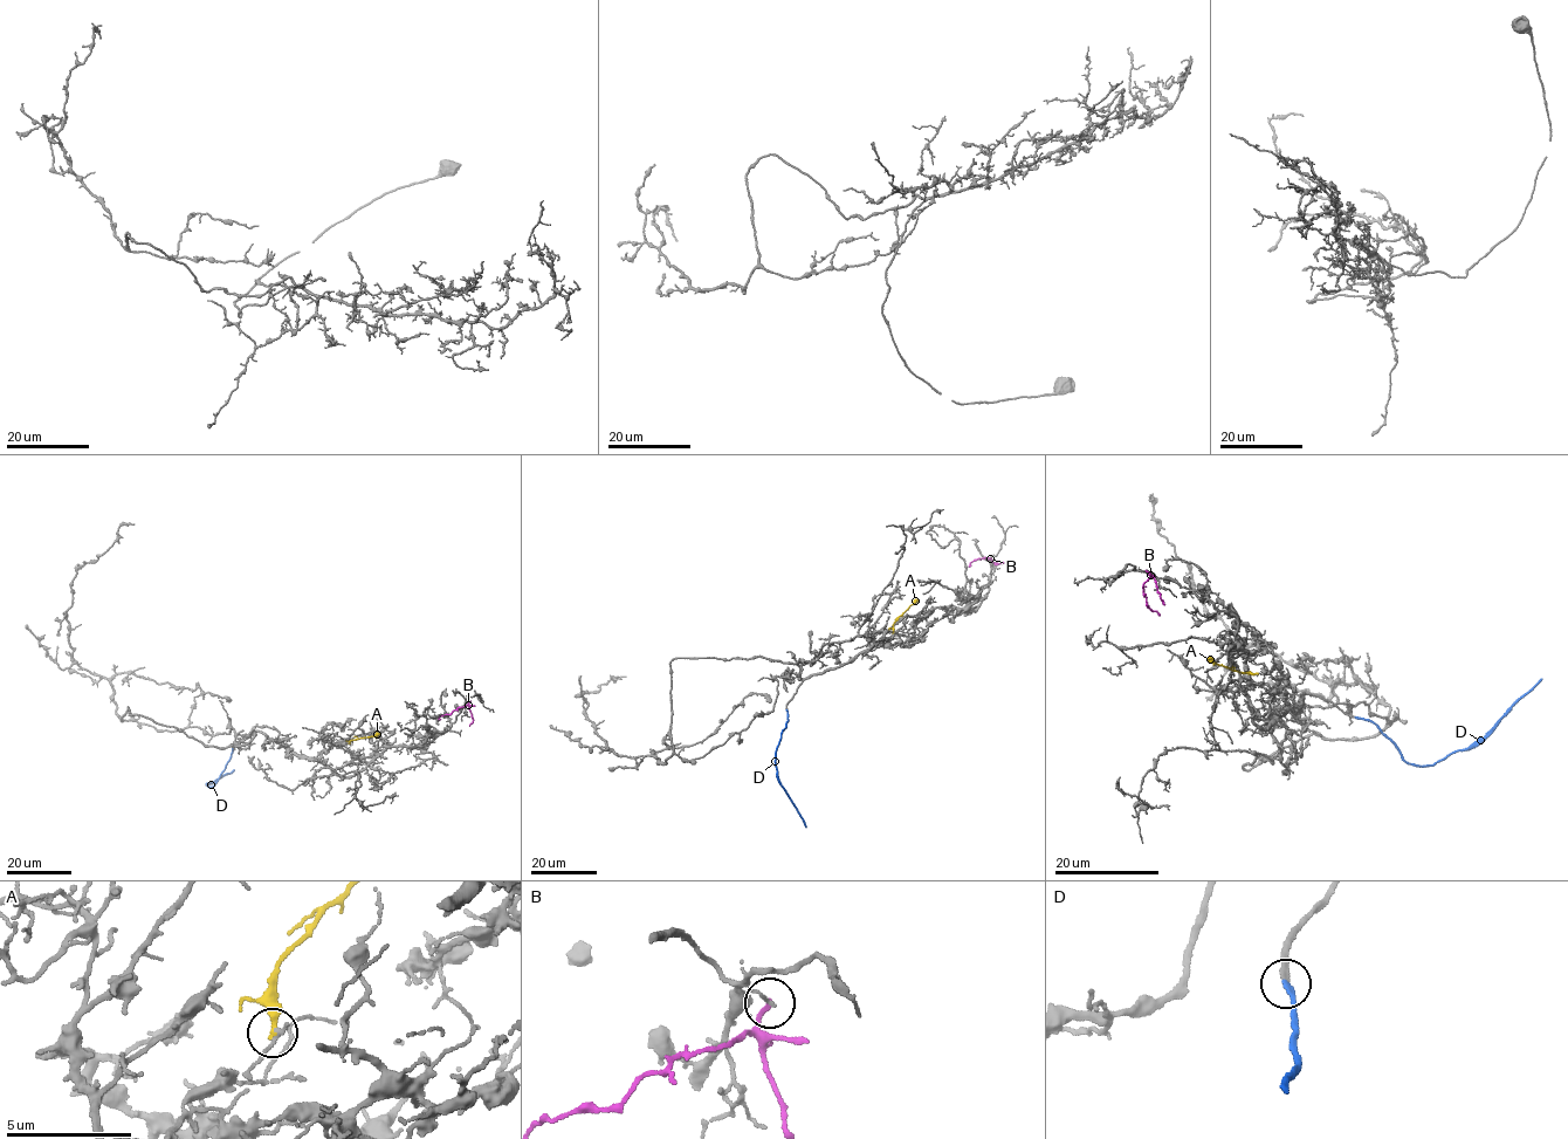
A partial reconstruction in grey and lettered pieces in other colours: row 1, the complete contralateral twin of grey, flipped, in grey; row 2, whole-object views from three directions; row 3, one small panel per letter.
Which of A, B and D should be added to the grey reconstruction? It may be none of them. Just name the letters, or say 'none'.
D

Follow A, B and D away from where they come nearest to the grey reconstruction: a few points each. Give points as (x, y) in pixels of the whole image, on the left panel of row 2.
A: (349, 742), (379, 733)
B: (469, 701), (440, 719)
D: (232, 748), (225, 769), (212, 787), (206, 783), (234, 769)

